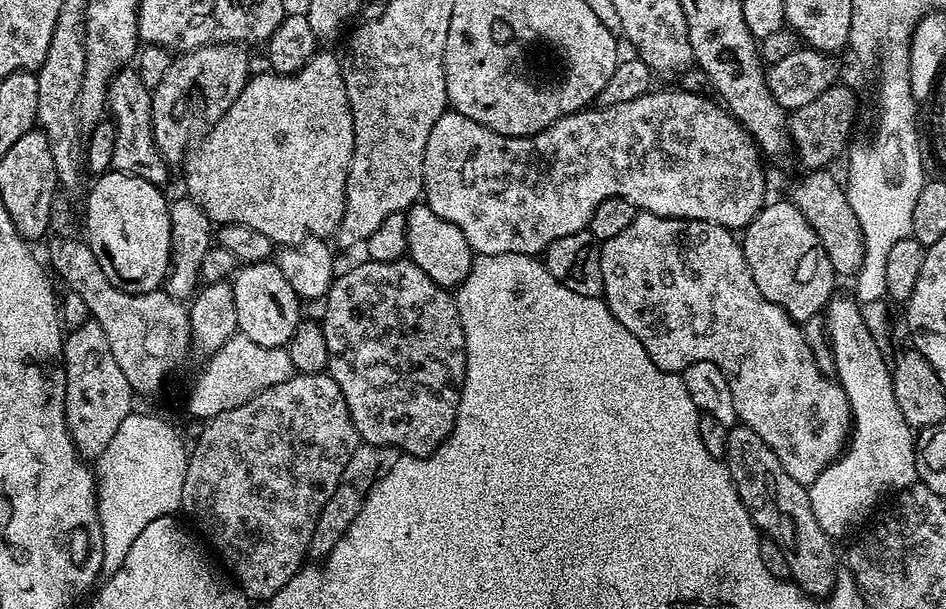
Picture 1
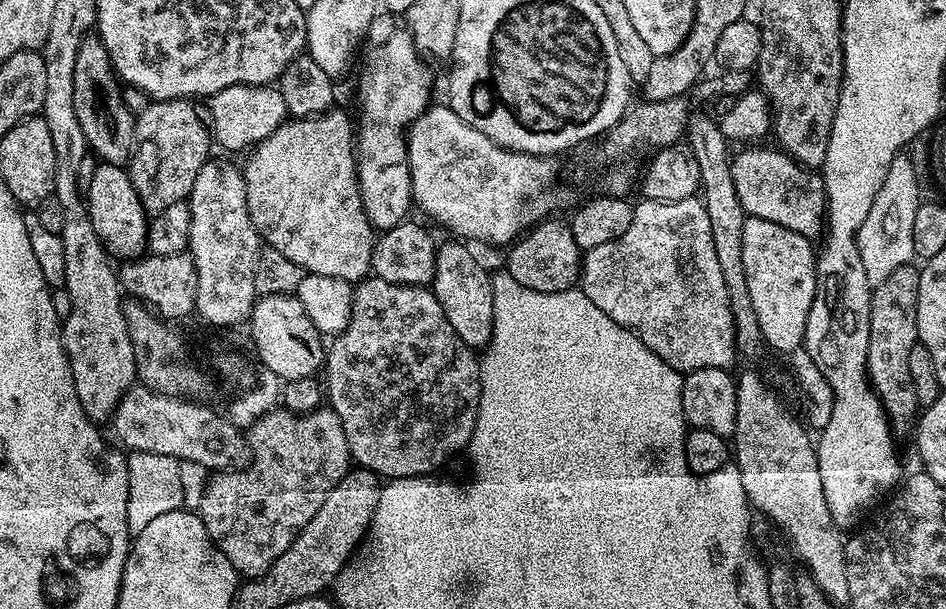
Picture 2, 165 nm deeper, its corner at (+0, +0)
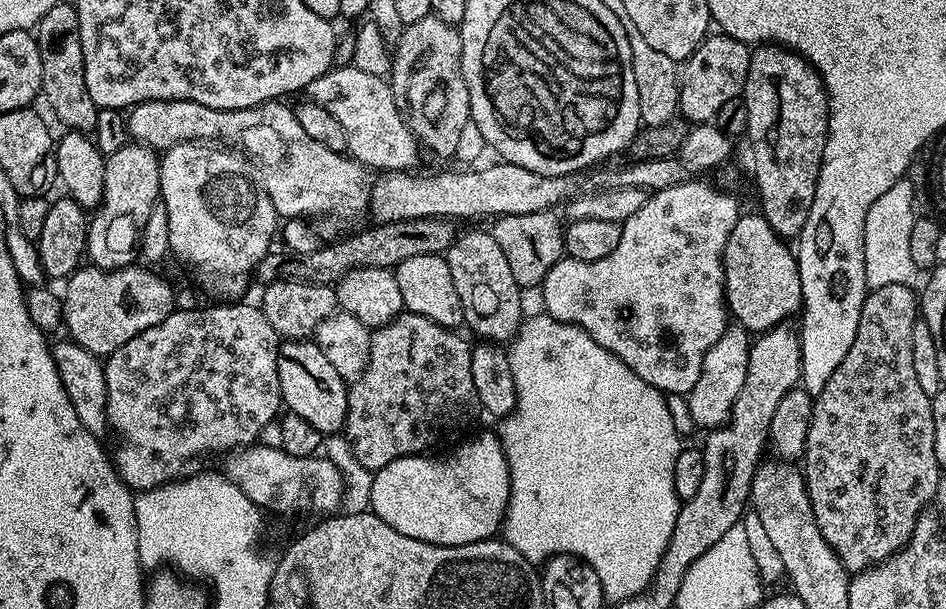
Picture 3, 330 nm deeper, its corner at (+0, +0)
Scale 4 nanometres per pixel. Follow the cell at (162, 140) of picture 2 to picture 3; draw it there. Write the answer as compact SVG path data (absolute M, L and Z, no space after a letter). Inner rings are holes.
M129 142L122 150L114 150L104 162L104 201L91 213L88 222L87 259L97 268L127 268L135 265L140 251L140 233L144 230L146 218L150 218L152 208L160 200L160 156L157 149L146 144Z

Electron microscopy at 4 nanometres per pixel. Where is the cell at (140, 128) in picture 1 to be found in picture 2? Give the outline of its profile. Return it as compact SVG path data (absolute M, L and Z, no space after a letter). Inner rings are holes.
M99 35L84 36L82 46L78 46L78 59L74 61L74 114L78 114L78 126L82 126L89 149L103 163L124 166L131 161L136 143L136 116L126 106L121 87Z

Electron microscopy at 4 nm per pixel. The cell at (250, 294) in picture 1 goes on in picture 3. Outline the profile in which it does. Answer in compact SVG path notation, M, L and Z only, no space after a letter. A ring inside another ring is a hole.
M285 339L280 346L278 358L278 382L280 398L287 411L298 414L322 434L339 433L344 427L349 385L340 377L338 370L322 354L315 339Z

